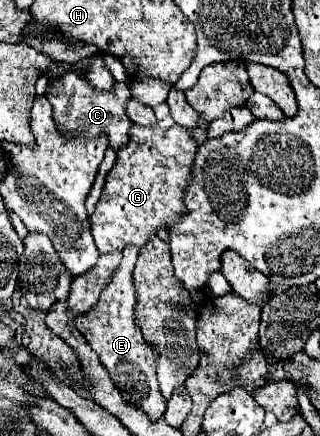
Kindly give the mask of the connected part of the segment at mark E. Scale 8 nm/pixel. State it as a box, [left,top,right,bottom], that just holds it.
[76,262,166,420]

